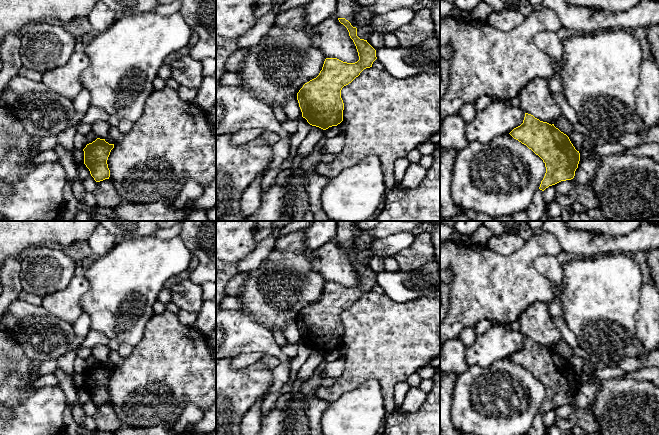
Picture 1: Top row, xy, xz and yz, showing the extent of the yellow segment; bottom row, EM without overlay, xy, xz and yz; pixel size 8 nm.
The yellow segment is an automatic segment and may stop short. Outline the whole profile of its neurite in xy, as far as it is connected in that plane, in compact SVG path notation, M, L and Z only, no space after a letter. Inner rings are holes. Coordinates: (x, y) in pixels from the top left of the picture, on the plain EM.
M97 362L83 373L84 388L96 406L109 403L110 394L107 384L113 372L114 368L109 368L105 363Z

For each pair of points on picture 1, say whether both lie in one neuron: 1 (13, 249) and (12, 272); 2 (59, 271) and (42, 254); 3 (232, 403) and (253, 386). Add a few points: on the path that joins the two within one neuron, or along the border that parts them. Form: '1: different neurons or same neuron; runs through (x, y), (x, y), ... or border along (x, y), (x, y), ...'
1: different neurons; border along (10, 256), (18, 258)
2: same neuron; runs through (55, 267), (46, 258)
3: same neuron; runs through (237, 398), (248, 387)

